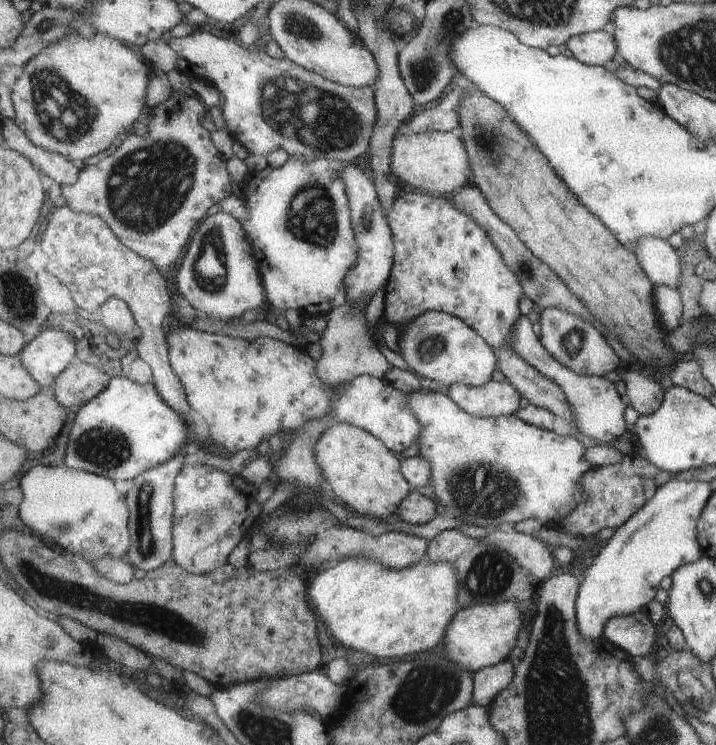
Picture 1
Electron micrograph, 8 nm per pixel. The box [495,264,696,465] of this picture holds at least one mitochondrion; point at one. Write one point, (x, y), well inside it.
(571, 342)

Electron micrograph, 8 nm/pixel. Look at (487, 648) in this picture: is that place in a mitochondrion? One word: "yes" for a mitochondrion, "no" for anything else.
no

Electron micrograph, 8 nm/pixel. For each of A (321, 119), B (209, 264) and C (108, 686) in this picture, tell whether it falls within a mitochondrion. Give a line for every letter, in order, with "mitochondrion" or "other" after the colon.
A: mitochondrion
B: mitochondrion
C: other

